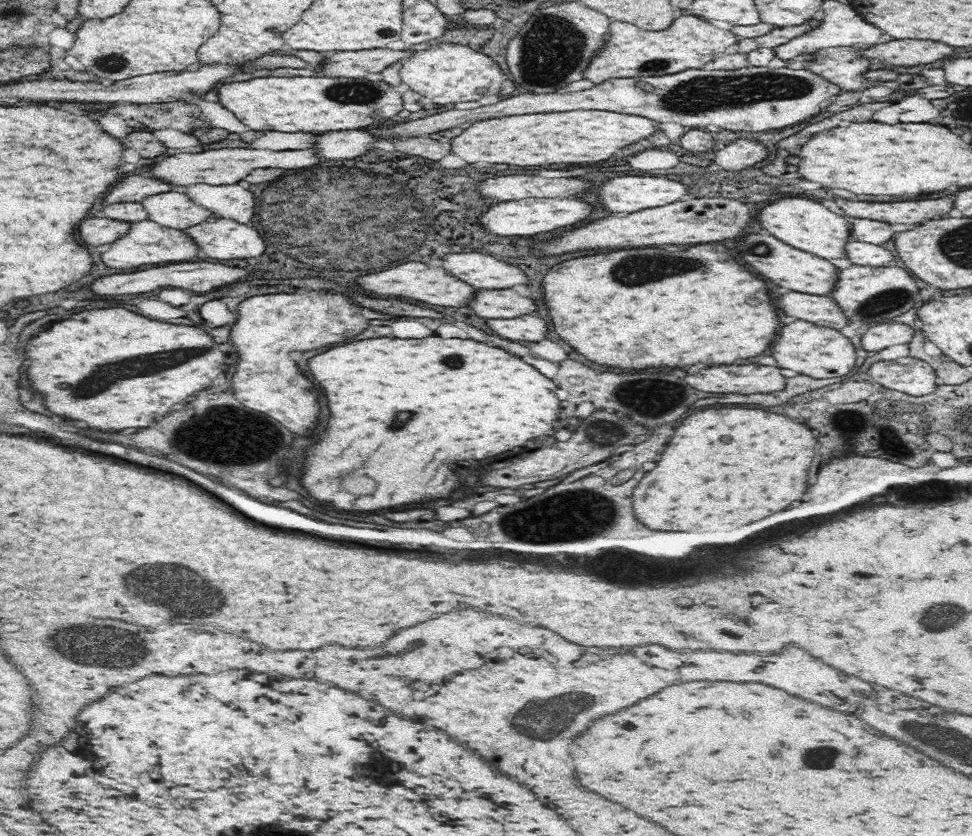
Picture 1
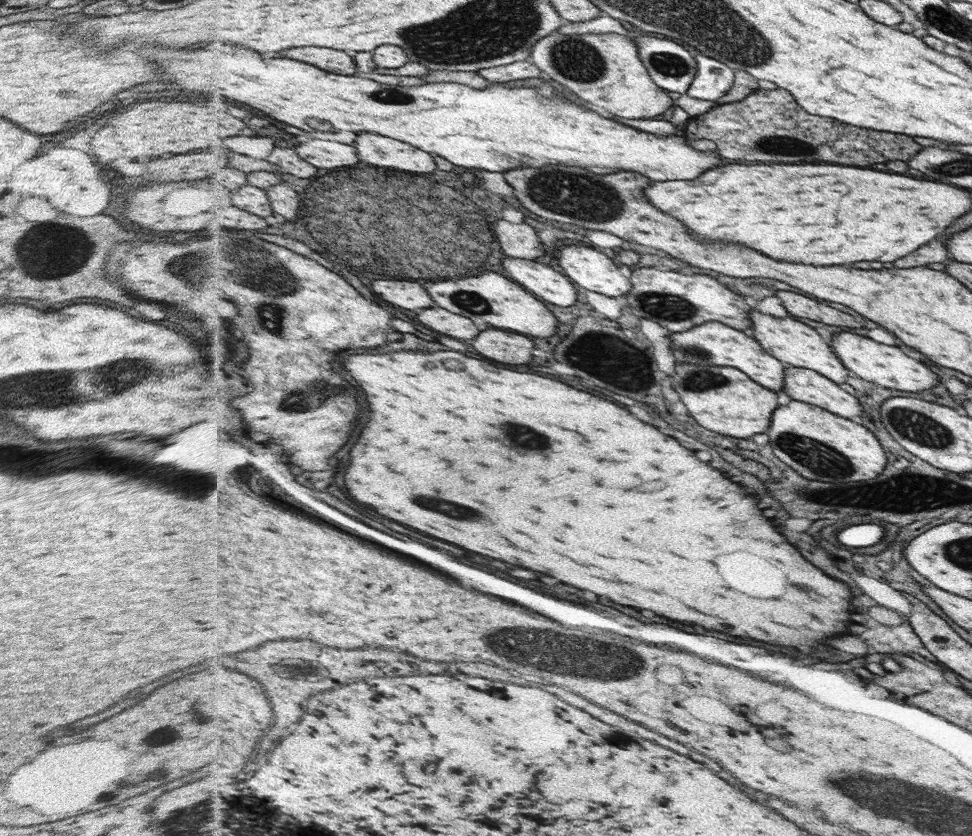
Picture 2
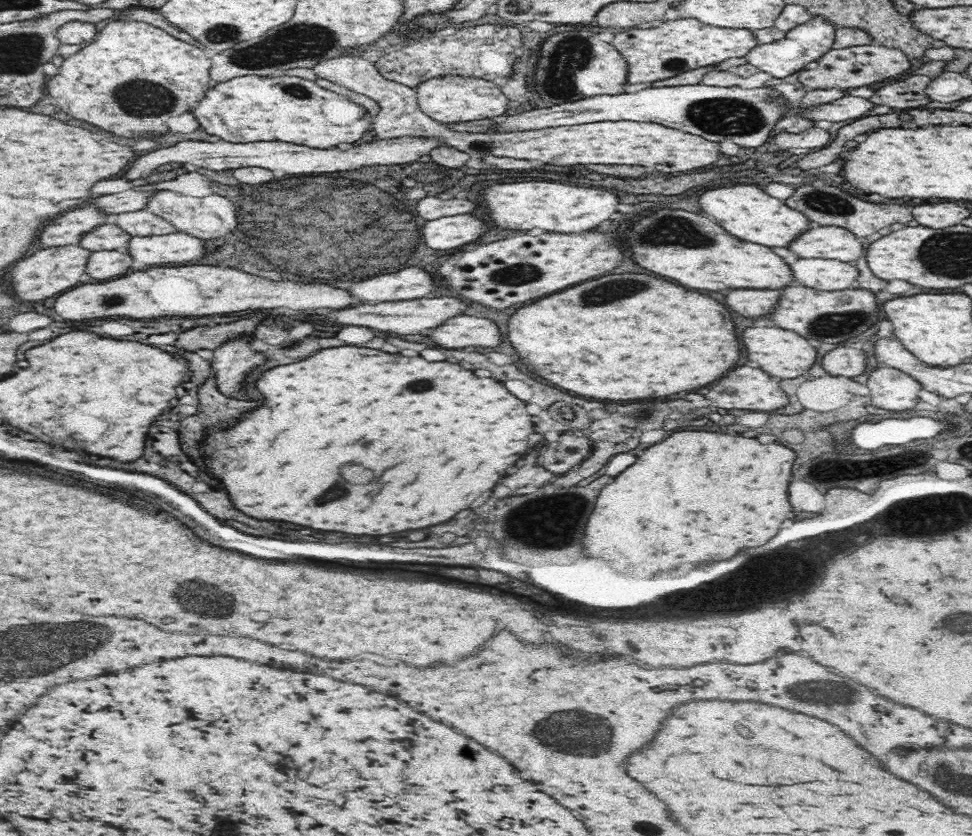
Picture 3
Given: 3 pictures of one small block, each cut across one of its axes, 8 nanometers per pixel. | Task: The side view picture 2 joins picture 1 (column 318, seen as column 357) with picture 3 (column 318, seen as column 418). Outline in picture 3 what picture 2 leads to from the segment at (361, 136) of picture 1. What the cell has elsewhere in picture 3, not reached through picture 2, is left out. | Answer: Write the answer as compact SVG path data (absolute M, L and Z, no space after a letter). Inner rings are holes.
M405 135L394 138L374 138L372 142L362 142L362 144L352 144L346 150L340 148L312 148L312 146L300 146L300 144L290 144L290 142L248 142L248 144L232 144L225 140L216 142L200 140L182 140L174 146L154 149L151 152L137 158L132 163L132 168L126 172L127 180L134 180L140 177L145 171L152 172L159 165L179 162L181 164L194 164L212 170L222 170L224 168L244 168L260 167L268 170L284 170L286 174L320 174L320 172L344 172L344 170L358 170L364 166L374 166L374 164L384 164L384 166L394 166L394 164L410 164L416 162L421 156L426 156L431 150L441 147L445 140L436 135L426 137L424 135Z

